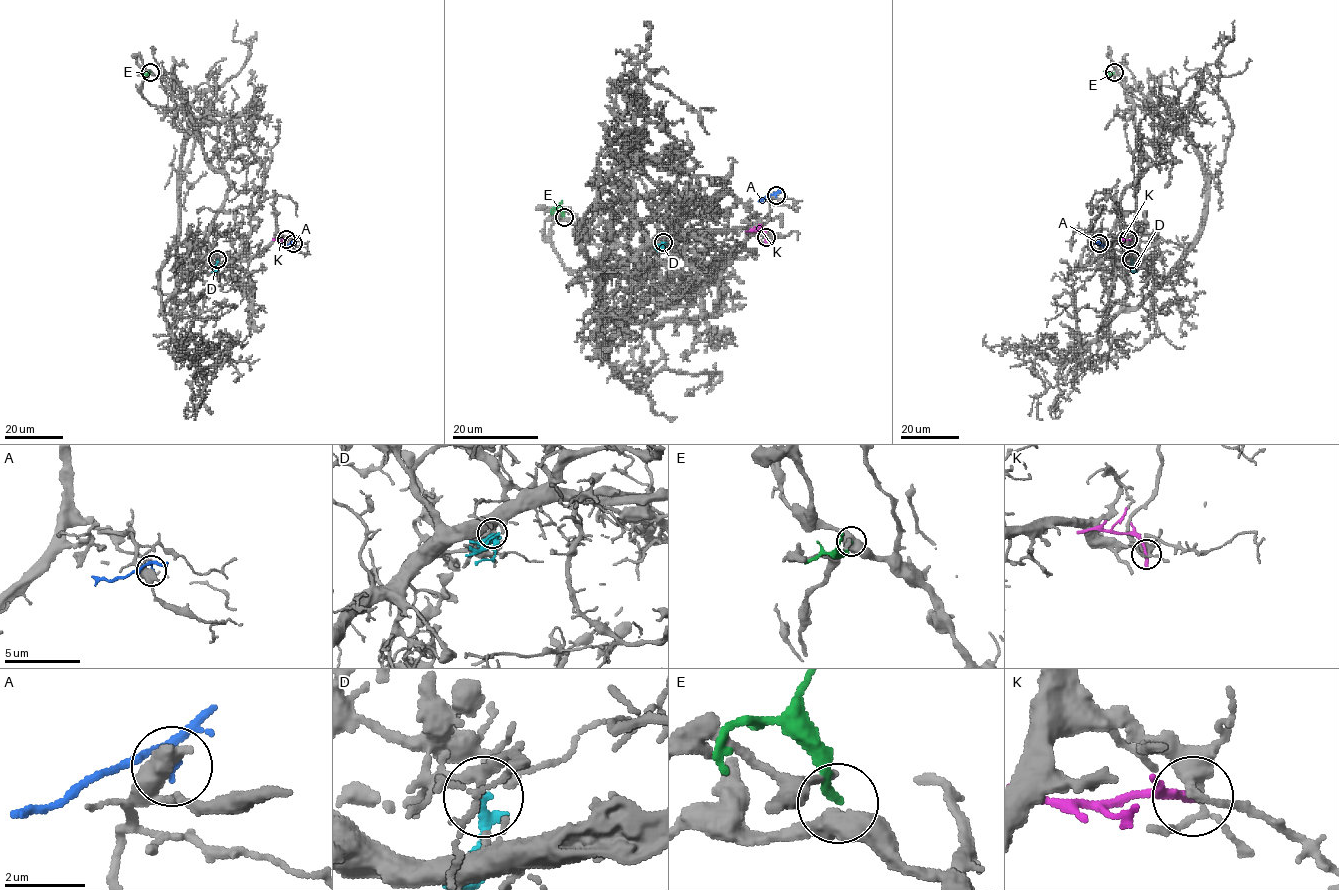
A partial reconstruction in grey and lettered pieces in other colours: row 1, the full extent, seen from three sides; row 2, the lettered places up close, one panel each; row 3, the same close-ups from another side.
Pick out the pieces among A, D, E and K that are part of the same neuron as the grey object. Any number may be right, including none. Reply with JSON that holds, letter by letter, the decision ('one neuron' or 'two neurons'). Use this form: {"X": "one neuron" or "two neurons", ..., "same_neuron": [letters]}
{"A": "two neurons", "D": "one neuron", "E": "two neurons", "K": "two neurons", "same_neuron": ["D"]}

